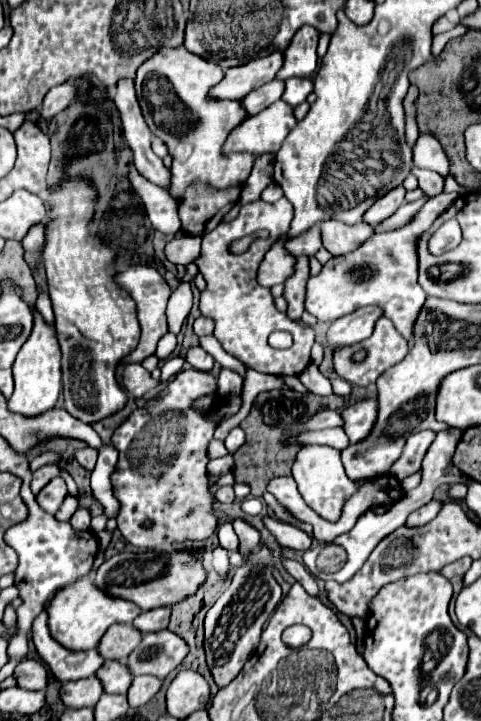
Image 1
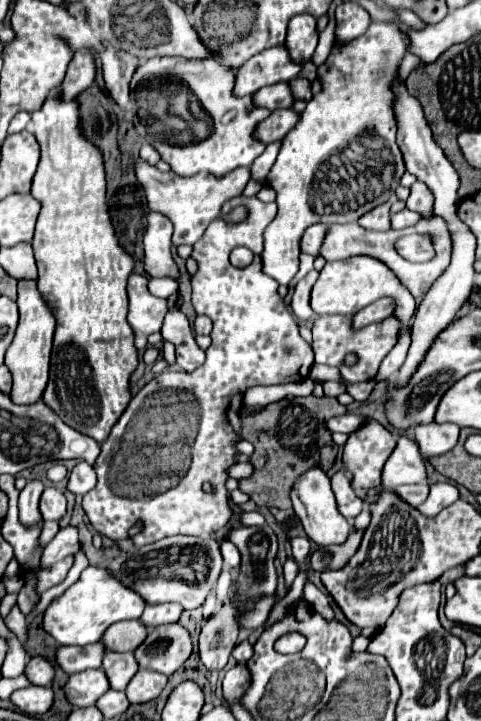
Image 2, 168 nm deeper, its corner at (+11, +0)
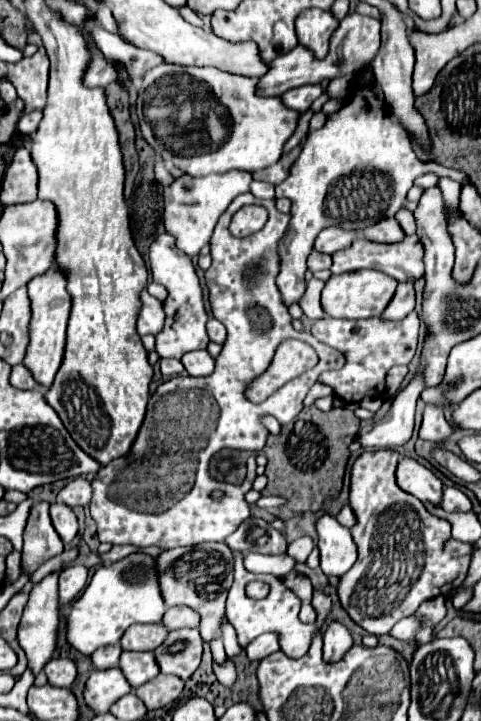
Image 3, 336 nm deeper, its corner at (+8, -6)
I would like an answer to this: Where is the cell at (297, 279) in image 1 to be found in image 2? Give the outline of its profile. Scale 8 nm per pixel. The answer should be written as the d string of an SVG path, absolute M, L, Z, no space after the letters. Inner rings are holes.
M302 254L302 256L300 256L300 270L298 270L296 278L292 280L292 286L294 286L298 280L302 280L302 278L314 268L314 260L316 260L316 256L310 256L310 254Z

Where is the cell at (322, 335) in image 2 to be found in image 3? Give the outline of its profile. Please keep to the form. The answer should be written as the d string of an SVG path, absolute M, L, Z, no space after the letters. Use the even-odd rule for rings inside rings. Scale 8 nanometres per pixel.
M411 312L407 318L401 322L385 322L381 318L367 318L367 320L337 320L337 318L321 318L313 324L311 334L343 352L345 356L345 366L341 370L329 370L319 376L321 382L331 386L335 390L335 396L339 396L343 402L353 402L353 398L361 400L365 396L377 398L385 394L385 374L391 366L395 364L409 364L411 358L415 356L417 344L419 344L419 326L421 322L417 320L417 312ZM385 324L393 324L391 328Z

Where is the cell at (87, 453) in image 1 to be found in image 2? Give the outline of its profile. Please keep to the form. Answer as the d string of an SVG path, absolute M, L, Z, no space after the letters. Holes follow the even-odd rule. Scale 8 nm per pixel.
M86 462L76 464L72 468L72 472L68 474L68 486L66 486L66 490L72 492L72 494L76 494L76 496L84 496L94 486L96 486L96 472Z

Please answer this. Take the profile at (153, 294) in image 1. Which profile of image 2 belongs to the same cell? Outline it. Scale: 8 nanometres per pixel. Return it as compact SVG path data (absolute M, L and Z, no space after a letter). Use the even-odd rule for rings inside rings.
M130 274L128 280L128 300L130 300L130 312L128 322L136 336L136 348L146 348L146 338L154 332L160 332L162 320L168 312L168 302L162 298L156 298L146 288L146 278L140 274Z

